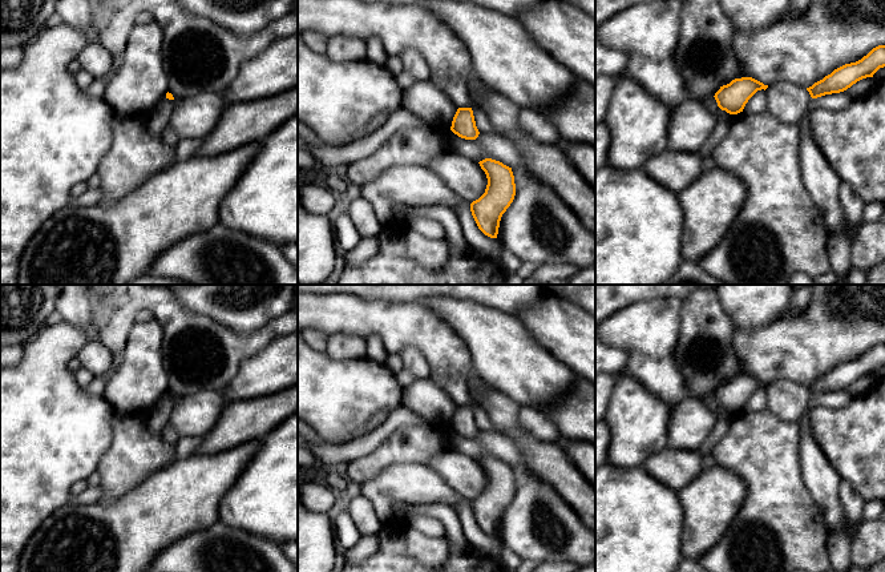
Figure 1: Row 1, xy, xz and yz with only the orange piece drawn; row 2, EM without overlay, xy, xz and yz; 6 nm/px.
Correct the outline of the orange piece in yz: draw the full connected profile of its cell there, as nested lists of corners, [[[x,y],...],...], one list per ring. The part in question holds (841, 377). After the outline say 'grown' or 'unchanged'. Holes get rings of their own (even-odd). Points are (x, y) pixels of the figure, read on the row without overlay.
[[[885,343],[873,346],[861,358],[850,362],[845,362],[835,367],[831,372],[823,378],[815,380],[807,386],[812,396],[817,396],[825,392],[840,391],[850,386],[857,379],[873,375],[873,372],[885,364]]]; unchanged

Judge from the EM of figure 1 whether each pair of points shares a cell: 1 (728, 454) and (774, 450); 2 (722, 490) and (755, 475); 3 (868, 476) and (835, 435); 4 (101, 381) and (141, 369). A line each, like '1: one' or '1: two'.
1: one
2: two
3: one
4: two

